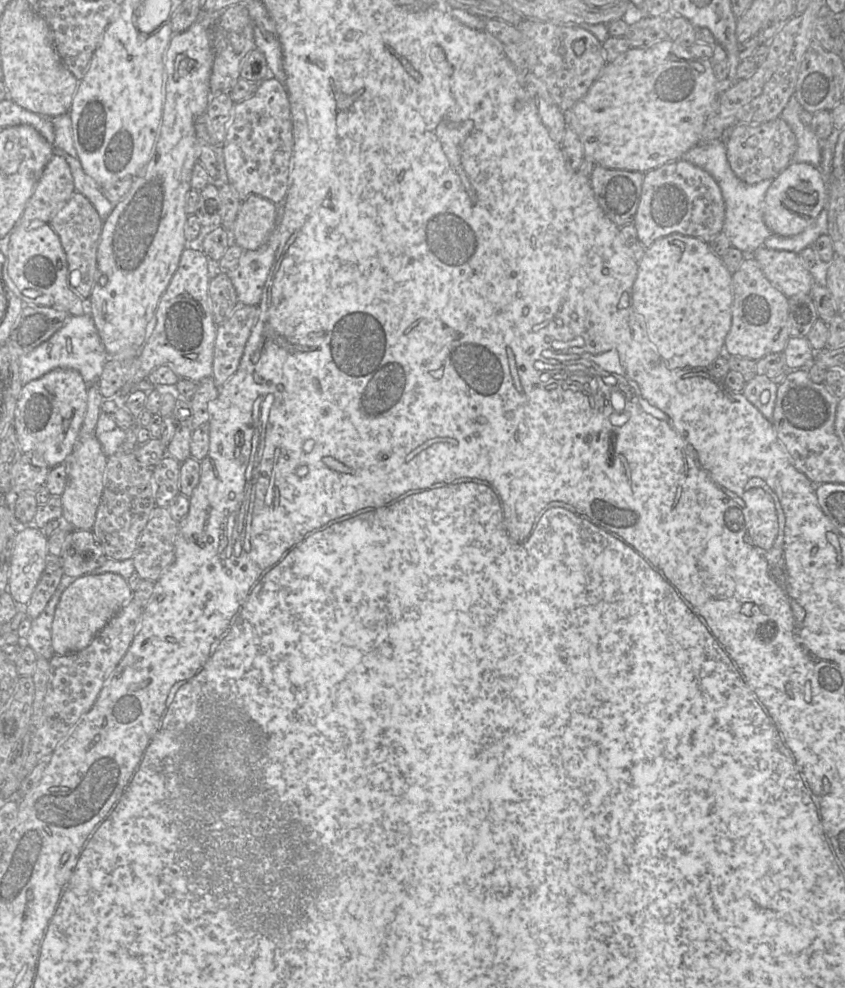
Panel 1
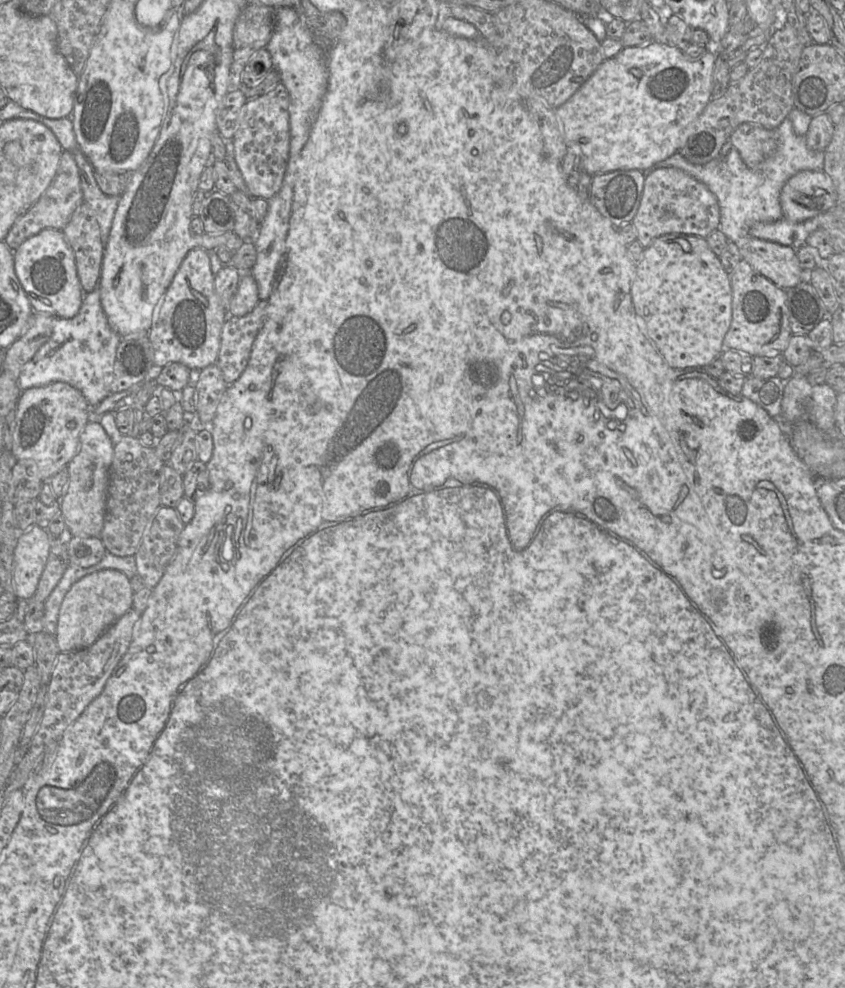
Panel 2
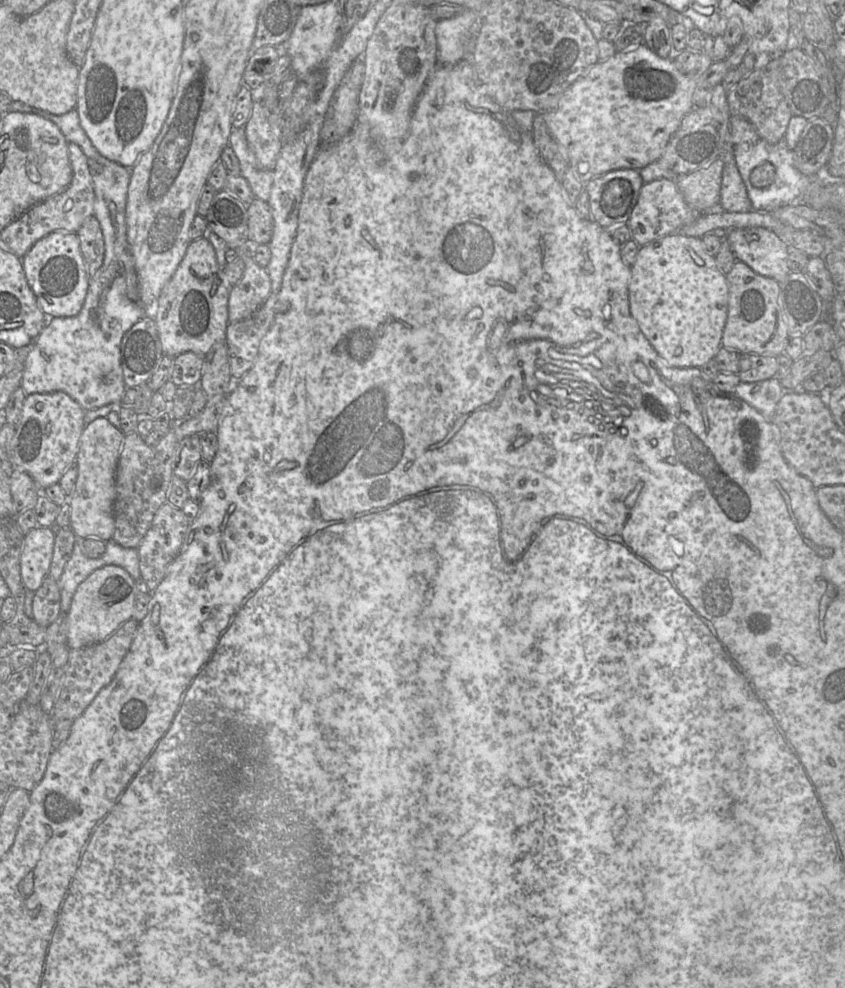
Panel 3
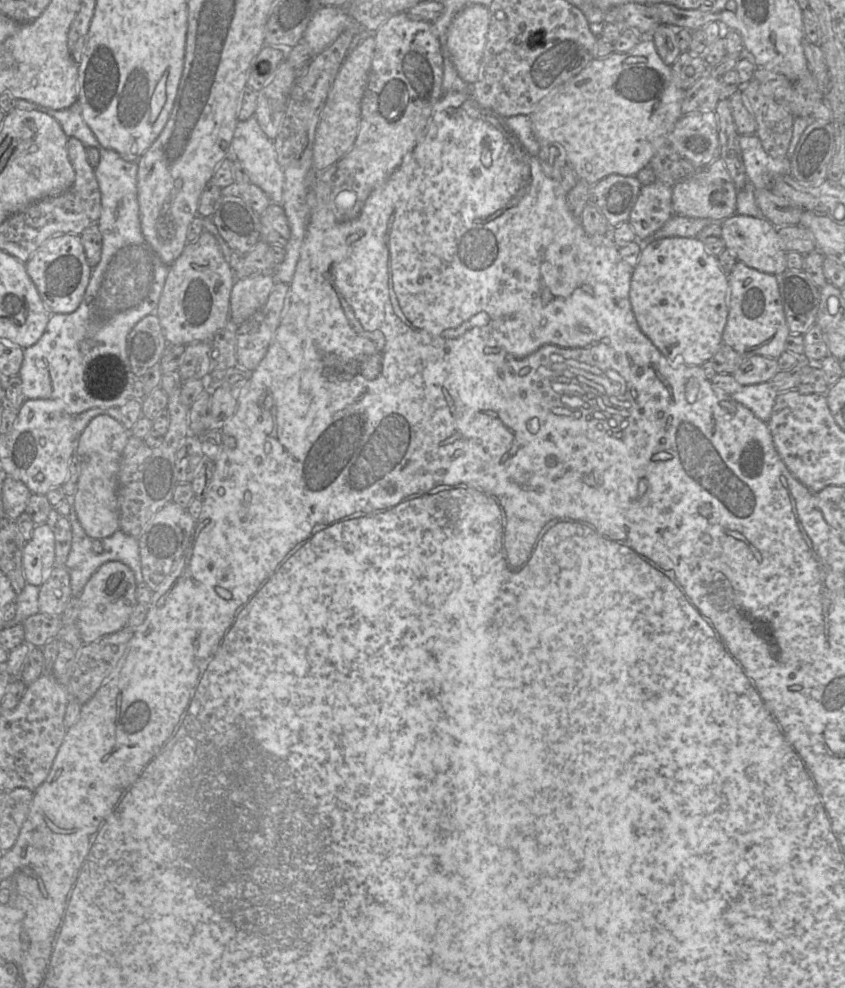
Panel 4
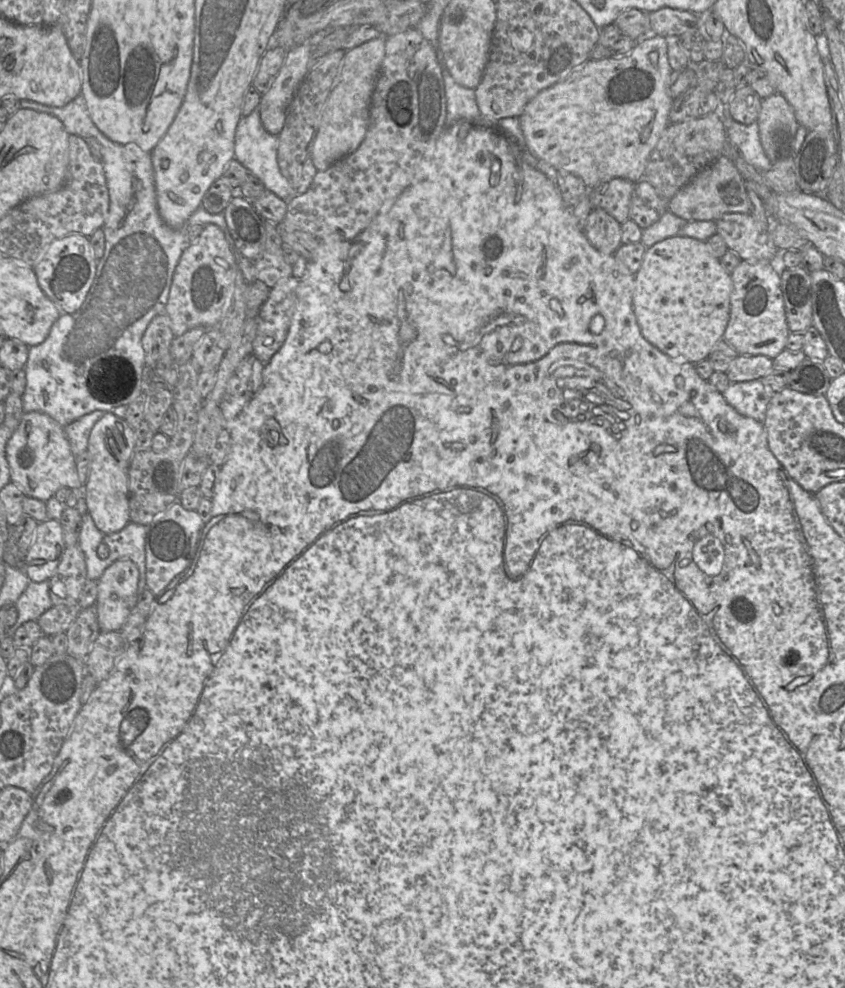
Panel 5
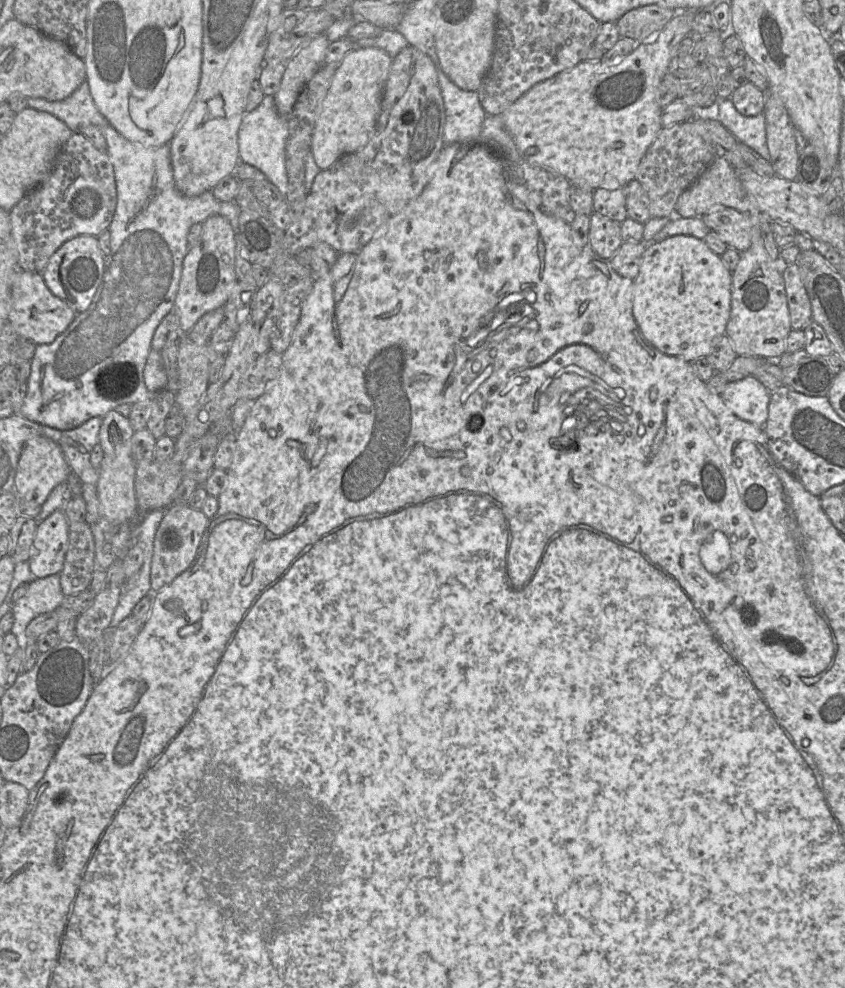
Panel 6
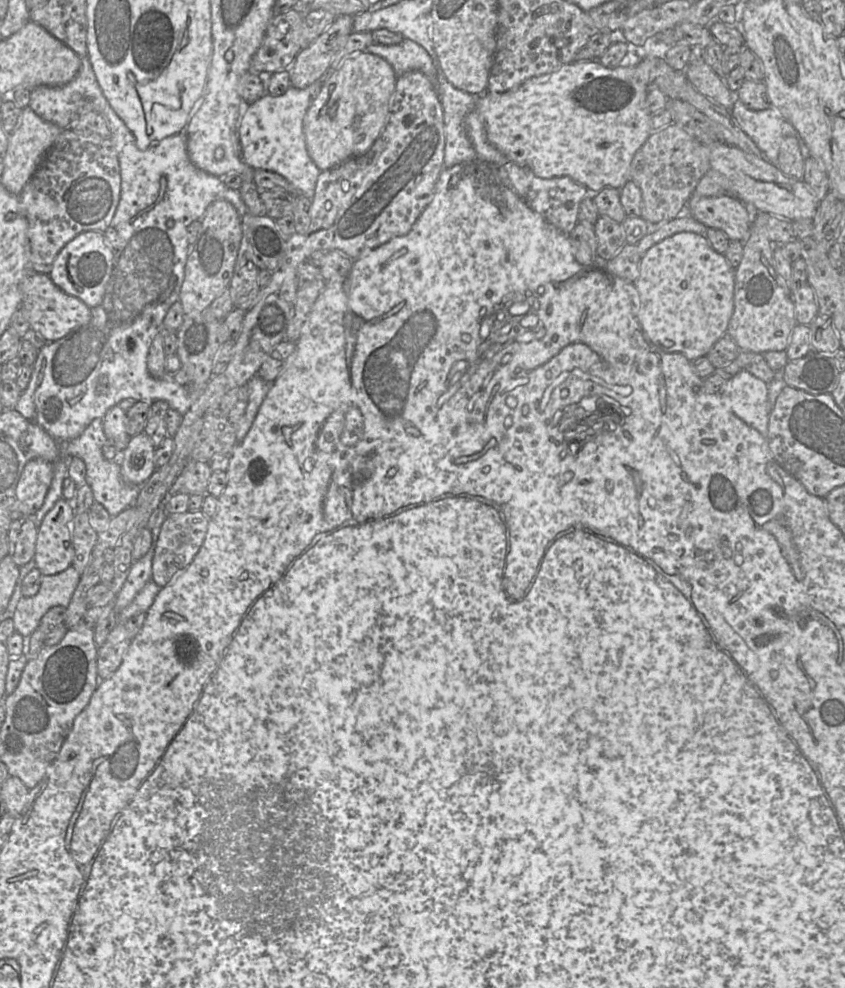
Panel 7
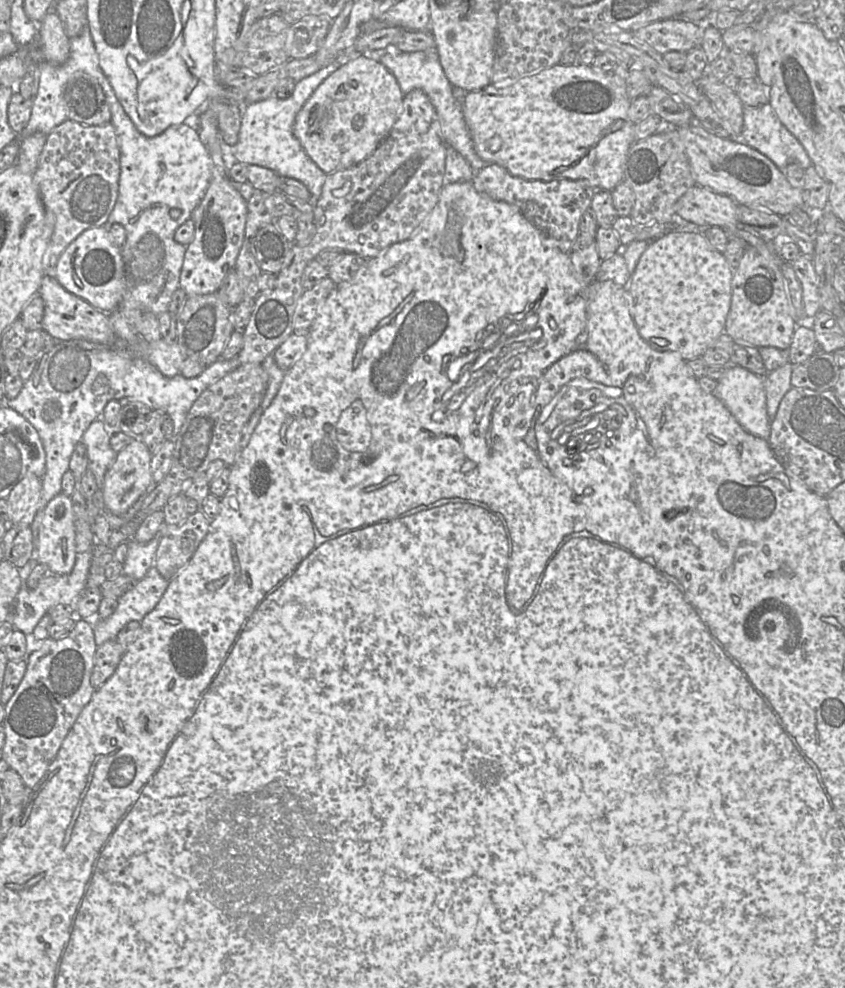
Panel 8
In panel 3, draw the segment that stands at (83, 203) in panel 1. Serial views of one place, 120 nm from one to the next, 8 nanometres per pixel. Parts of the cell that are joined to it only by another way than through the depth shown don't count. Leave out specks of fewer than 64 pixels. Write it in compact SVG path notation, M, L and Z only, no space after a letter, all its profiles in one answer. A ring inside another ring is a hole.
M94 215L84 221L77 231L77 236L86 271L89 277L92 277L101 267L104 259L104 238L100 223Z

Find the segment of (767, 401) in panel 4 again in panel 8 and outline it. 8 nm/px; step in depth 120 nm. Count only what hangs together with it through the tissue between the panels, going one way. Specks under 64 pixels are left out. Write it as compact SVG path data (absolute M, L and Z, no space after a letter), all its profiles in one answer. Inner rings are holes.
M729 365L718 380L713 394L747 432L768 442L771 424L767 413L765 377L760 377L742 366Z

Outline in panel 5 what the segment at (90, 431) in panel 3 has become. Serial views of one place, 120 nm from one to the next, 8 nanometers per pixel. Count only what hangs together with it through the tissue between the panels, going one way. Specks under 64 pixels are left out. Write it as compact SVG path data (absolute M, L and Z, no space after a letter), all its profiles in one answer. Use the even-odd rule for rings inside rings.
M106 412L91 430L87 451L90 470L84 485L84 498L88 513L104 535L116 533L130 522L128 471L135 453L135 430L125 419Z

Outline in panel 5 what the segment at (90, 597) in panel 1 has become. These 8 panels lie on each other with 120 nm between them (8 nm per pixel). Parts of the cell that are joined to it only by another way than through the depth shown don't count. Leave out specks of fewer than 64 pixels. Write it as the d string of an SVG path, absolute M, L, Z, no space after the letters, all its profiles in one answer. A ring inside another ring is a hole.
M118 560L102 574L95 603L101 632L120 631L135 609L139 570L131 560Z

